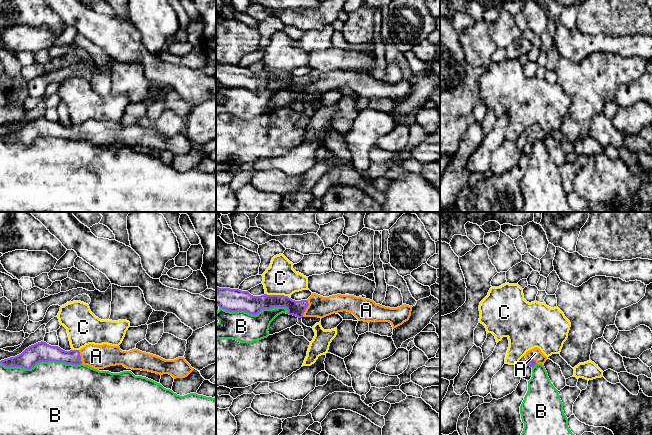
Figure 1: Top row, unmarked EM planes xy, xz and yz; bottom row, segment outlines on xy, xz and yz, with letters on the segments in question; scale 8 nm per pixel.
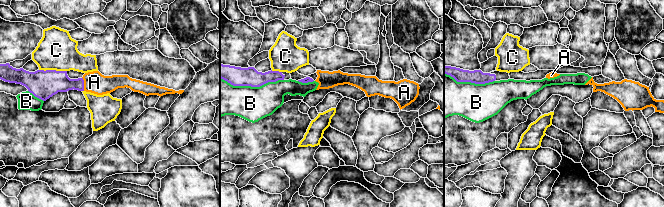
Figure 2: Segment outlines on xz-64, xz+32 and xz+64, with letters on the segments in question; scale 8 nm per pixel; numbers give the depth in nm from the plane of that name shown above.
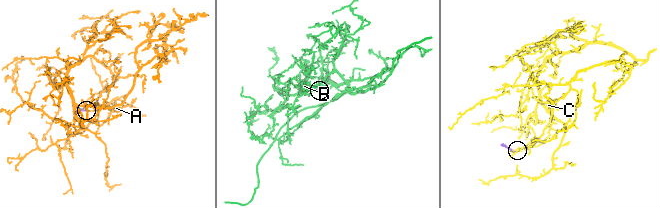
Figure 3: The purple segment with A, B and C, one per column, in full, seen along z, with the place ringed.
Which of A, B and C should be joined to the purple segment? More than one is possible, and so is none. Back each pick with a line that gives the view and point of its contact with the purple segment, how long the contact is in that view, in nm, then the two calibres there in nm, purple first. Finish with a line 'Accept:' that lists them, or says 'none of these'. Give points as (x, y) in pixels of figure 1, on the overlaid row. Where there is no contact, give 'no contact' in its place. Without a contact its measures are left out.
A: meets purple in xz at (306, 307); contact 140 nm long; 130 nm thick on the purple side, 170 nm on the other
Accept: A

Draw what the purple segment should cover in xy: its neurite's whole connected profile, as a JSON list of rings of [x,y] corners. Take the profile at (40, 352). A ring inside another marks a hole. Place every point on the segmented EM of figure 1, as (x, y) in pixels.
[[[44,341],[26,348],[21,354],[1,360],[5,367],[33,368],[39,362],[63,362],[72,365],[88,365],[94,369],[123,365],[127,369],[148,371],[156,374],[169,374],[174,379],[187,377],[194,368],[178,357],[165,360],[159,356],[138,349],[122,351],[119,346],[89,344],[80,350],[65,351]]]

